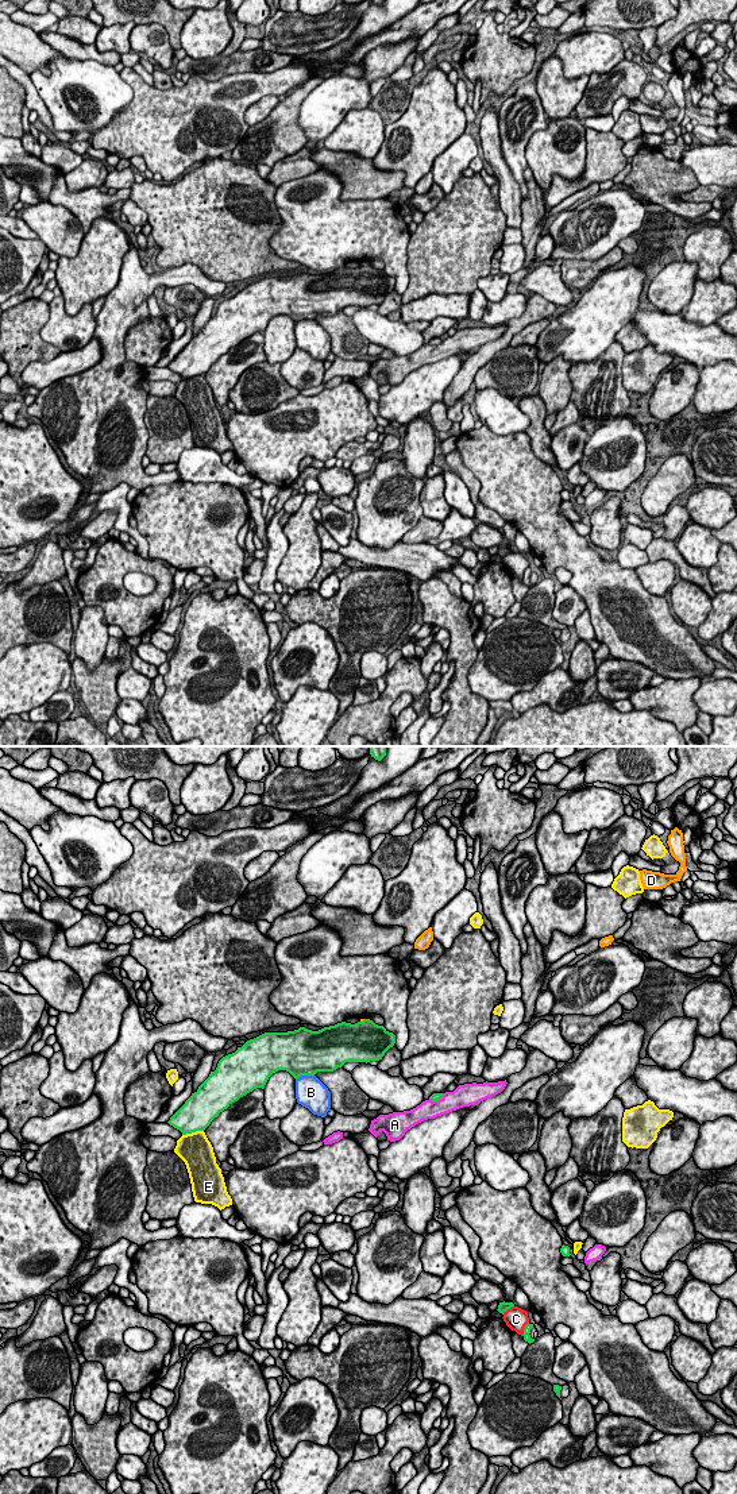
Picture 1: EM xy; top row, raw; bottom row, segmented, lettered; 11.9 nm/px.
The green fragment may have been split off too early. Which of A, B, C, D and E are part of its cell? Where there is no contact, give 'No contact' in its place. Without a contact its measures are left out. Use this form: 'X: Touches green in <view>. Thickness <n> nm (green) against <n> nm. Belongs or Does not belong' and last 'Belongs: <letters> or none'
A: Touches green in xy. Thickness 100 nm (green) against 240 nm. Does not belong
B: Touches green in xy. Thickness 500 nm (green) against 360 nm. Does not belong
C: Touches green in xy. Thickness 90 nm (green) against 280 nm. Does not belong
D: Touches green in xy. Thickness 480 nm (green) against 30 nm. Does not belong
E: Touches green in xy. Thickness 400 nm (green) against 400 nm. Does not belong
Belongs: none

